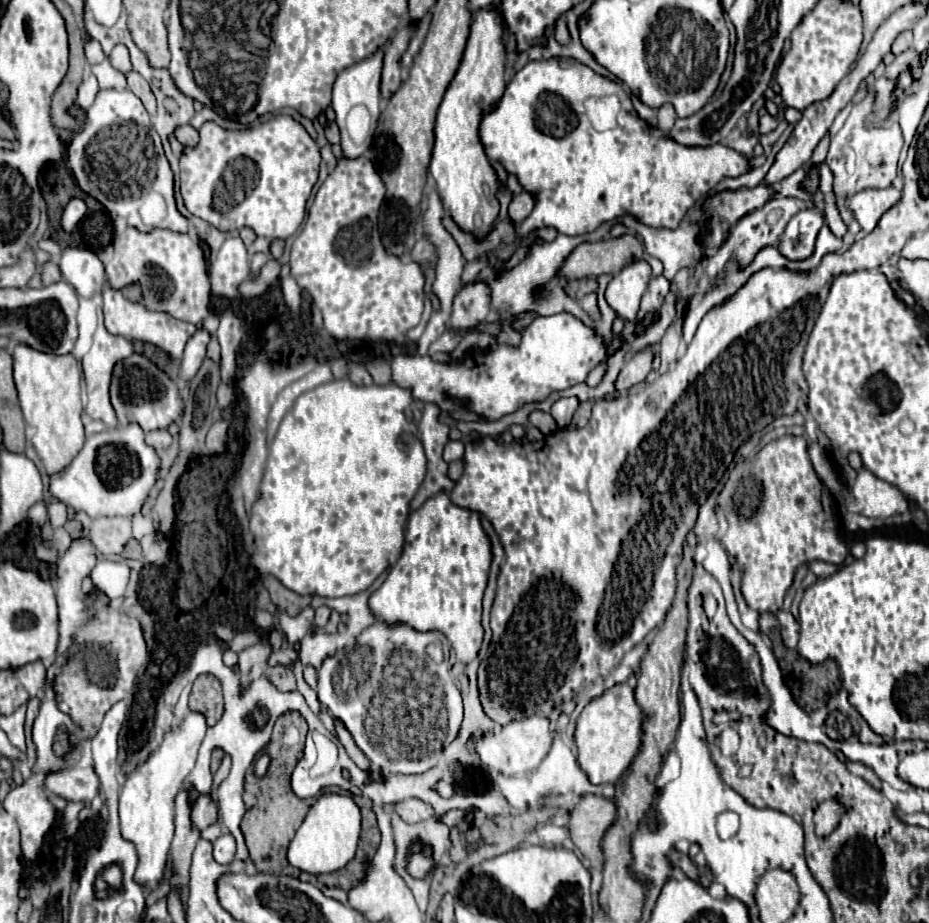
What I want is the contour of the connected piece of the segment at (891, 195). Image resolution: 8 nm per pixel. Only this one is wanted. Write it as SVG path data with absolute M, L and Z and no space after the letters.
M894 187L866 189L866 191L860 191L860 193L852 195L848 199L848 209L854 213L856 221L862 227L860 235L870 233L876 227L882 213L886 209L890 209L898 199L900 199L900 191L894 189Z

